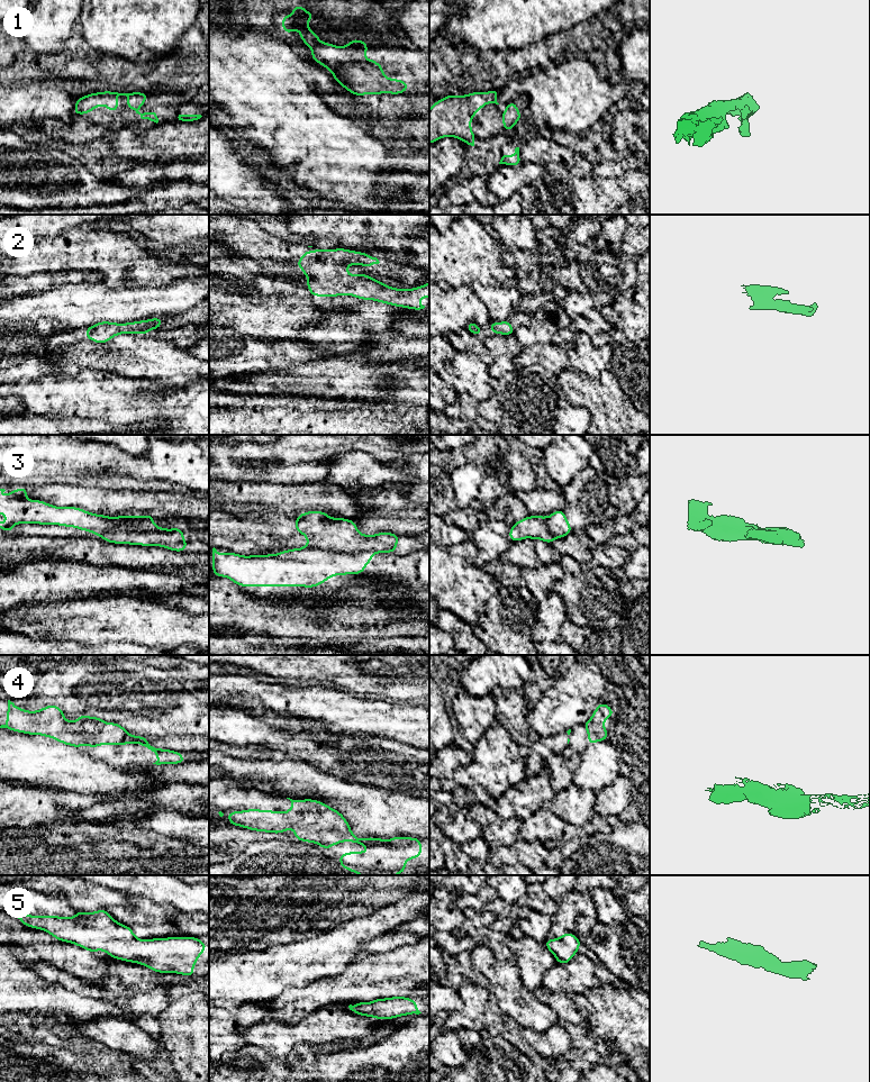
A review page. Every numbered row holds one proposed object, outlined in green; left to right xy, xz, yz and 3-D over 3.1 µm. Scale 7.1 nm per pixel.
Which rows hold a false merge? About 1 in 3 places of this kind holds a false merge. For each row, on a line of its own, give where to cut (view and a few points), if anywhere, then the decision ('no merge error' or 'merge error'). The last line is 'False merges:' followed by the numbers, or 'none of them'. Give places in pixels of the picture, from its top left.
1: no cut; no merge error
2: no cut; no merge error
3: cut in xz along (301, 547), (318, 547), (333, 552), (349, 553), (377, 552); merge error
4: no cut; no merge error
5: no cut; no merge error
False merges: 3

